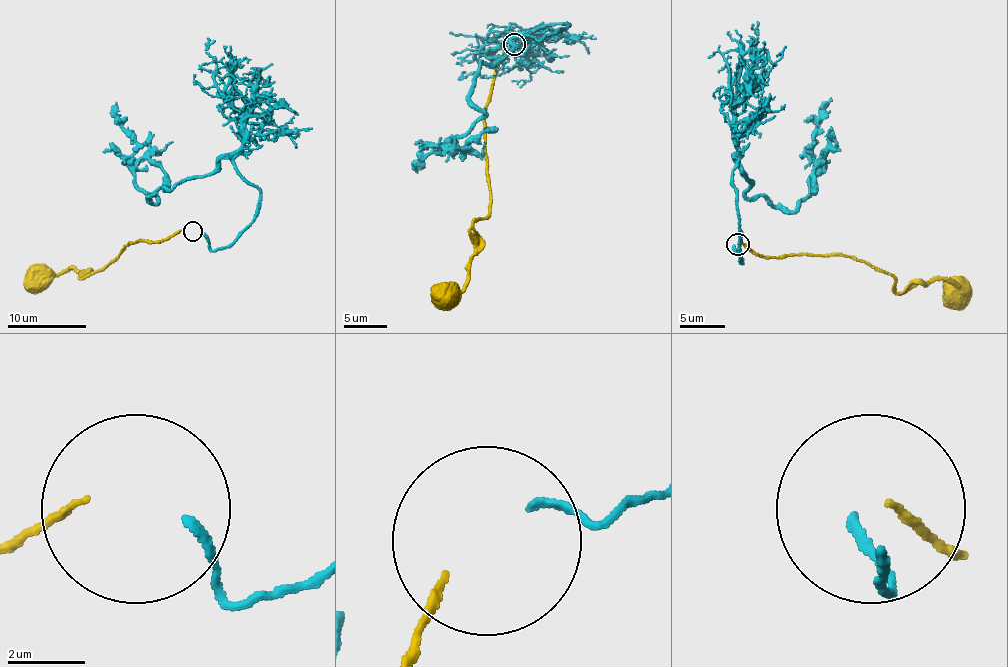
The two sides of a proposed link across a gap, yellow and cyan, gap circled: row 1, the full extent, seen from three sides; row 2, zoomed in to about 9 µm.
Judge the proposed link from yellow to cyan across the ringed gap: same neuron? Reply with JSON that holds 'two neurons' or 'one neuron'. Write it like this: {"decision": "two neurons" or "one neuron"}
{"decision": "one neuron"}

